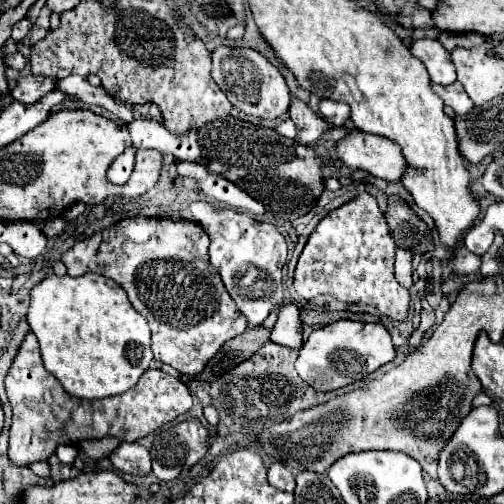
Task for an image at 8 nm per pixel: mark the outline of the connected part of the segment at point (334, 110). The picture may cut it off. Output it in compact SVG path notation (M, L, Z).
M320 100L320 116L332 126L342 126L348 120L348 104L336 100Z

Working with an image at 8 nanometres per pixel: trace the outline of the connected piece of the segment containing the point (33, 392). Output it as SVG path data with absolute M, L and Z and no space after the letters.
M32 332L26 334L18 354L4 378L6 394L12 404L12 426L10 426L10 460L18 466L28 466L36 460L48 460L56 446L76 444L82 434L88 440L98 440L114 436L120 440L136 442L158 430L162 424L176 420L192 408L192 396L184 382L162 372L146 370L140 376L140 382L132 390L102 398L102 400L80 400L64 392L60 382L42 366L38 340Z

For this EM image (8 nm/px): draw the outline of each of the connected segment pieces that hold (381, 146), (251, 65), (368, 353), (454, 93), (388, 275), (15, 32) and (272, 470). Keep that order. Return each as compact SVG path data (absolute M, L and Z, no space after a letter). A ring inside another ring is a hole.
M352 130L350 138L340 140L338 160L344 162L352 170L366 170L376 178L388 182L400 182L408 164L400 154L400 146L396 142L388 142L386 138L366 134L360 130Z
M218 46L212 52L212 78L224 90L232 106L258 118L278 118L290 106L290 90L280 70L252 48Z
M338 320L312 330L308 340L300 348L300 354L296 360L296 372L316 392L330 392L374 372L382 364L394 360L394 354L396 350L394 350L392 338L382 324Z
M430 82L432 90L444 100L444 104L452 106L456 114L468 114L474 106L474 102L468 98L464 86L460 86L460 82L454 82L450 86L440 86L440 84L434 84Z
M362 192L354 200L332 210L310 234L296 264L294 288L306 300L318 294L330 294L340 302L370 304L392 320L406 320L412 294L394 278L394 250L396 244L376 198Z
M28 18L16 22L14 28L12 28L12 40L14 42L20 42L22 38L26 38L26 34L30 32L30 28L32 28L32 22L28 22Z
M272 464L268 468L268 482L278 490L294 492L294 476L282 464Z

